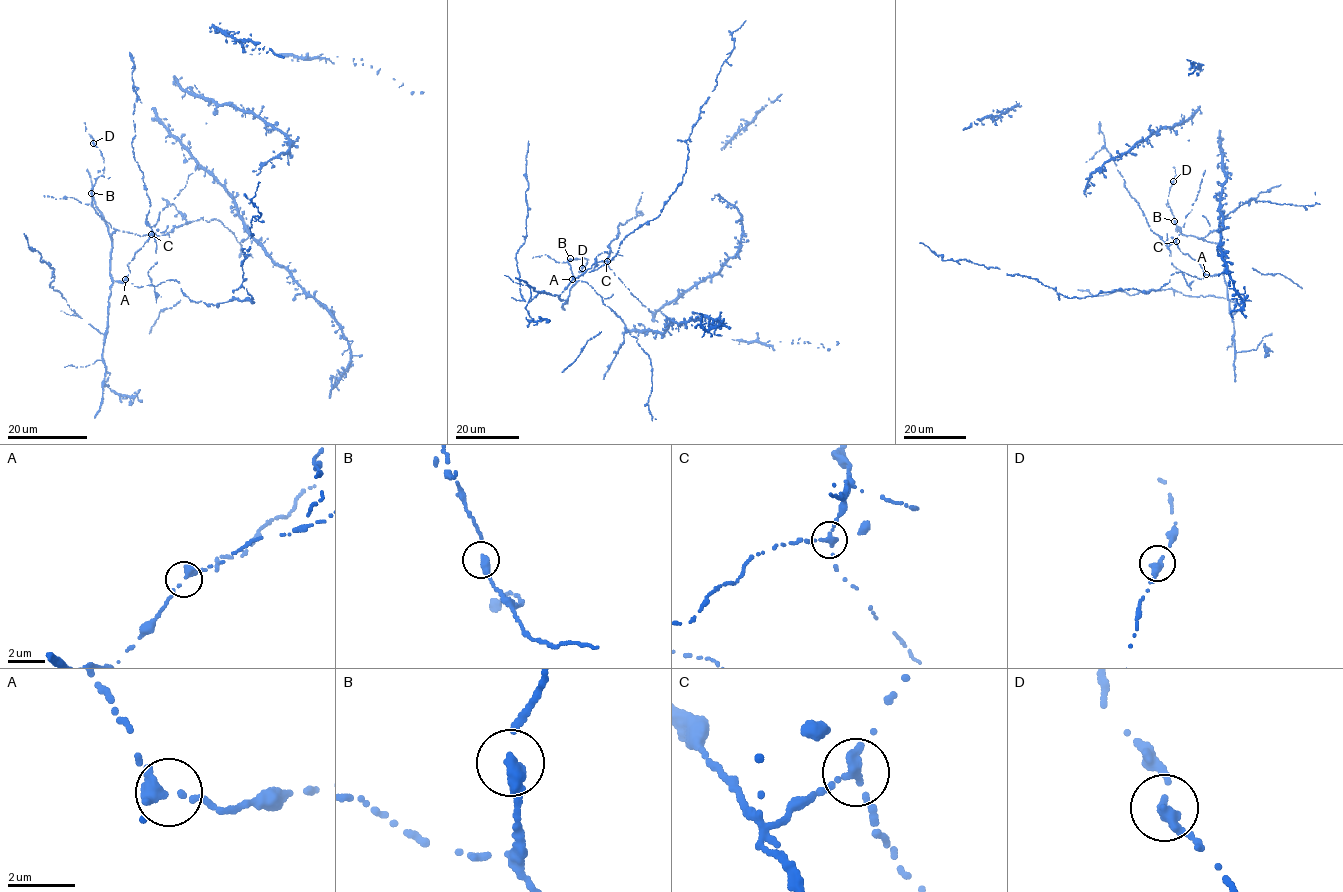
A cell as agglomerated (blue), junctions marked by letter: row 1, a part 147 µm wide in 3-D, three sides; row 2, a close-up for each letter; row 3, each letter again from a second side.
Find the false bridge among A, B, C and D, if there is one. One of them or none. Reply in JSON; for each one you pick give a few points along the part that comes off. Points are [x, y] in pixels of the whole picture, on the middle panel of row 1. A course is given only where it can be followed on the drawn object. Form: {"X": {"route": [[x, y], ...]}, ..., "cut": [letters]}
{"C": {"route": [[606, 261], [610, 241], [618, 237], [619, 223], [623, 224], [636, 218], [642, 192]]}, "cut": ["C"]}

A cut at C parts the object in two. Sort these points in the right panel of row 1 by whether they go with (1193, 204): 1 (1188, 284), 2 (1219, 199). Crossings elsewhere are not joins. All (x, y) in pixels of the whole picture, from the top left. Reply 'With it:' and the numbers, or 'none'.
With it: 1

